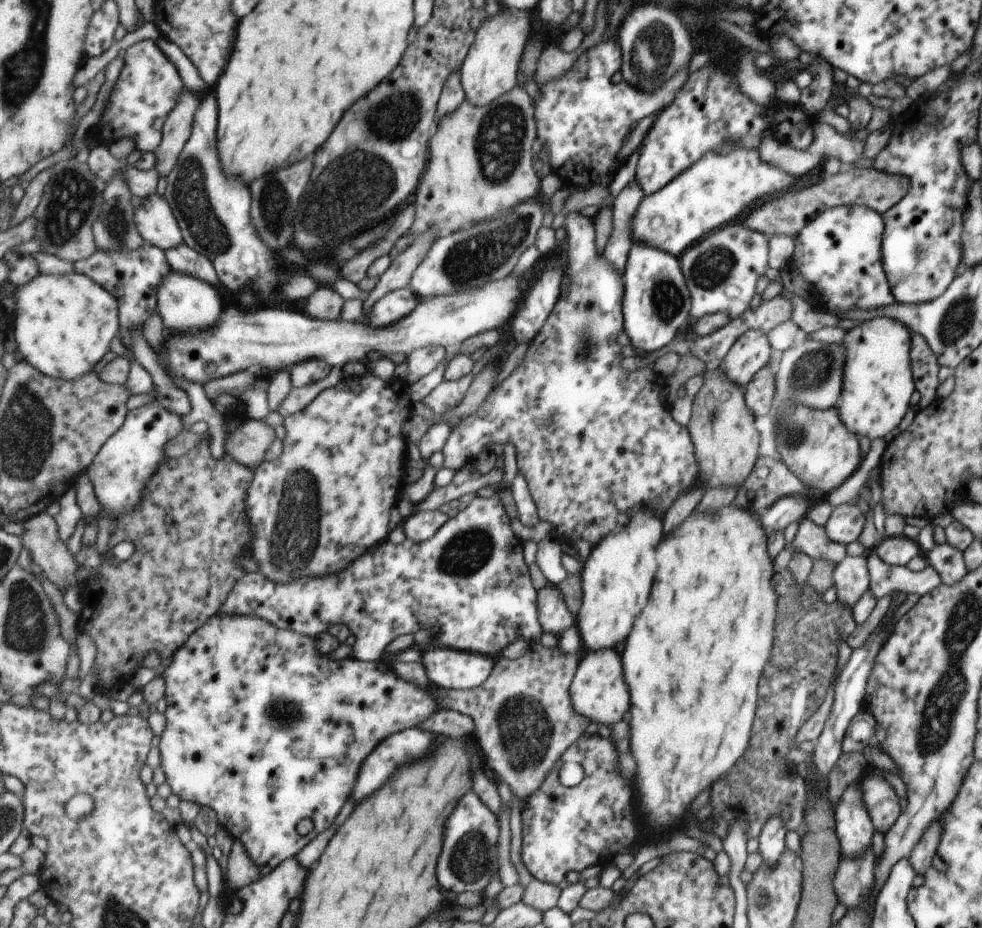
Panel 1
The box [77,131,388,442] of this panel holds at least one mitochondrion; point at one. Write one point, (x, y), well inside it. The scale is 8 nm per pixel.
(190, 192)

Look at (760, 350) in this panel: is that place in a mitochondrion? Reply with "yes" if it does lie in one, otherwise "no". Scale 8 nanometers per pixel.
no

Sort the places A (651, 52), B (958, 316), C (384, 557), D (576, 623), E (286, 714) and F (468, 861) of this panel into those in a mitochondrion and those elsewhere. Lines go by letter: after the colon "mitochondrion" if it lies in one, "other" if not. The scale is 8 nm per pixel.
A: mitochondrion
B: mitochondrion
C: other
D: other
E: mitochondrion
F: mitochondrion

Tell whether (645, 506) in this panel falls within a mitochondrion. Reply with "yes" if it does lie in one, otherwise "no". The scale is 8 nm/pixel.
no

